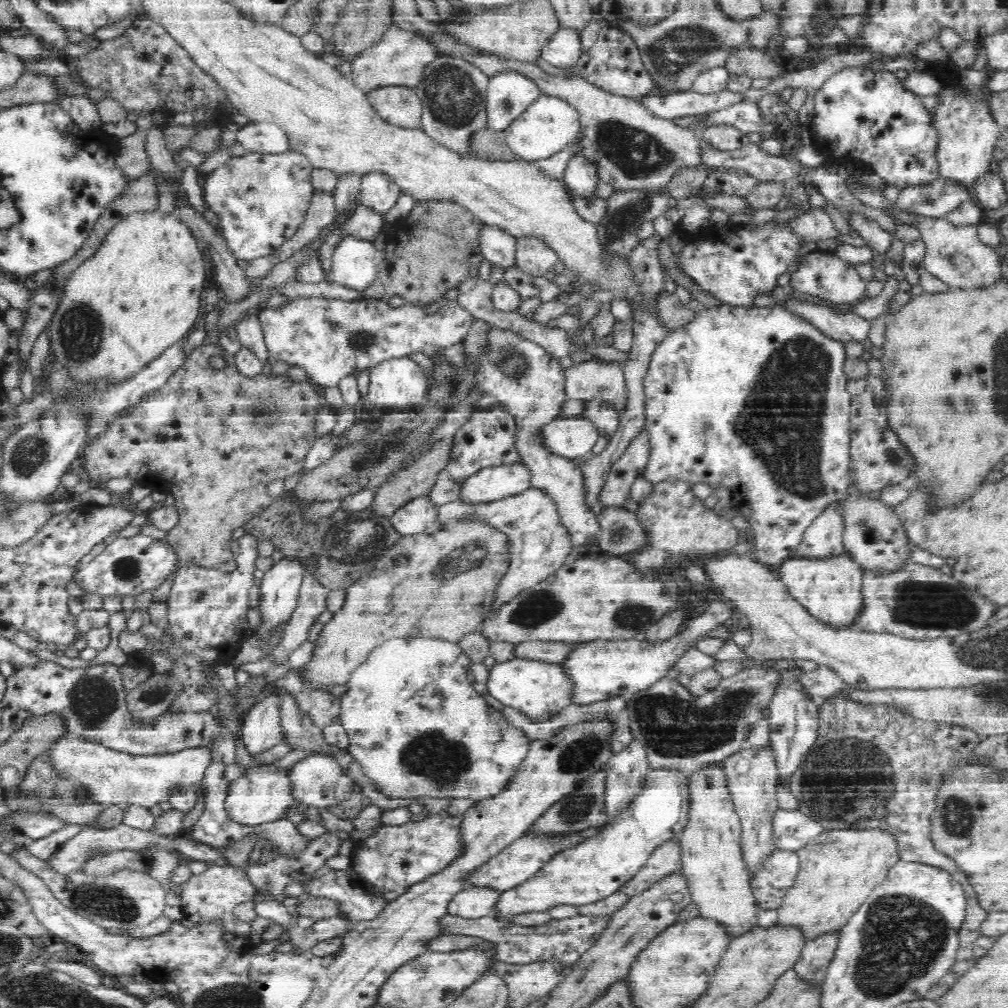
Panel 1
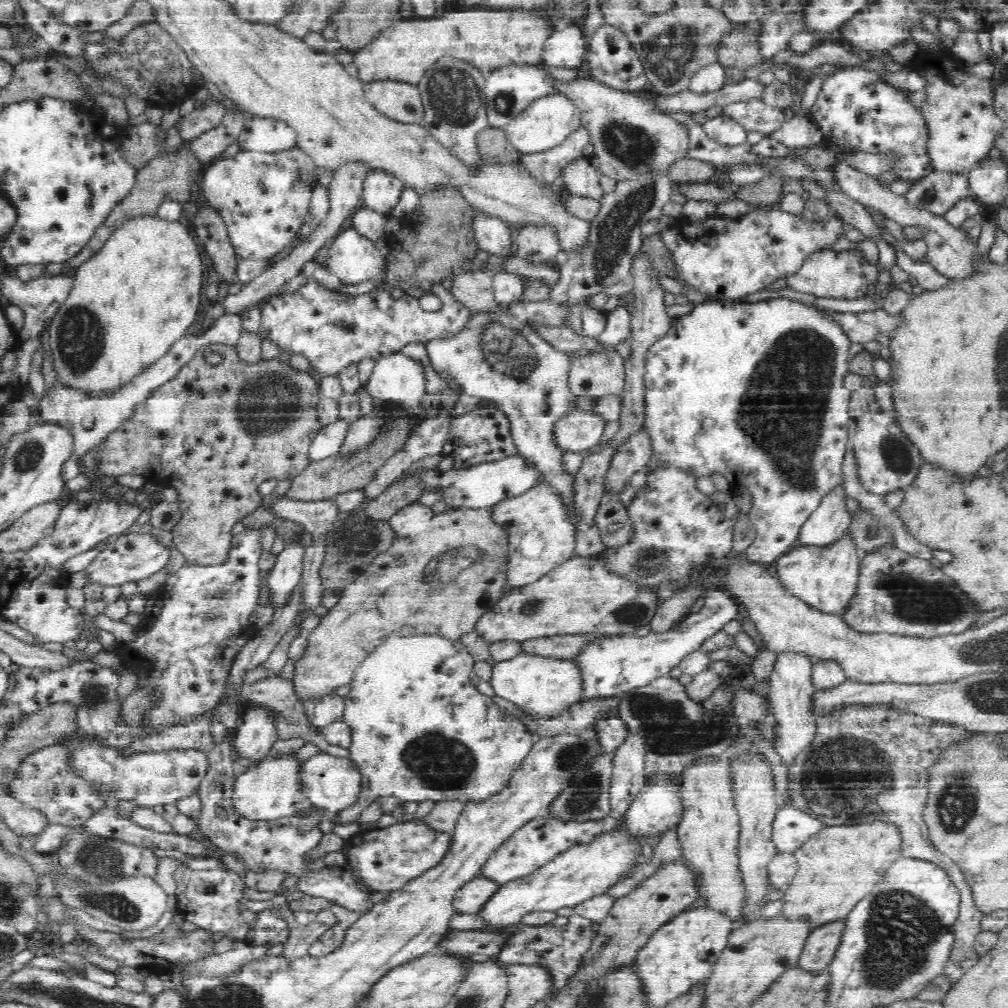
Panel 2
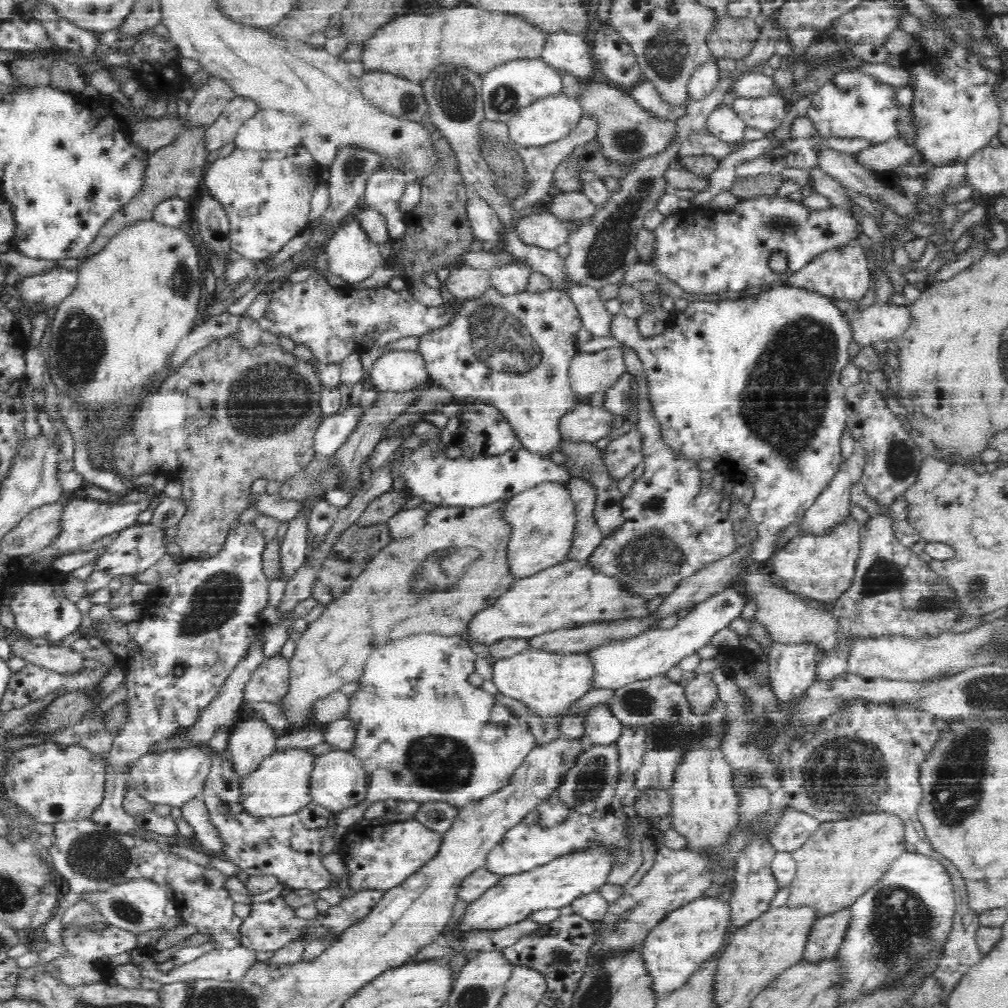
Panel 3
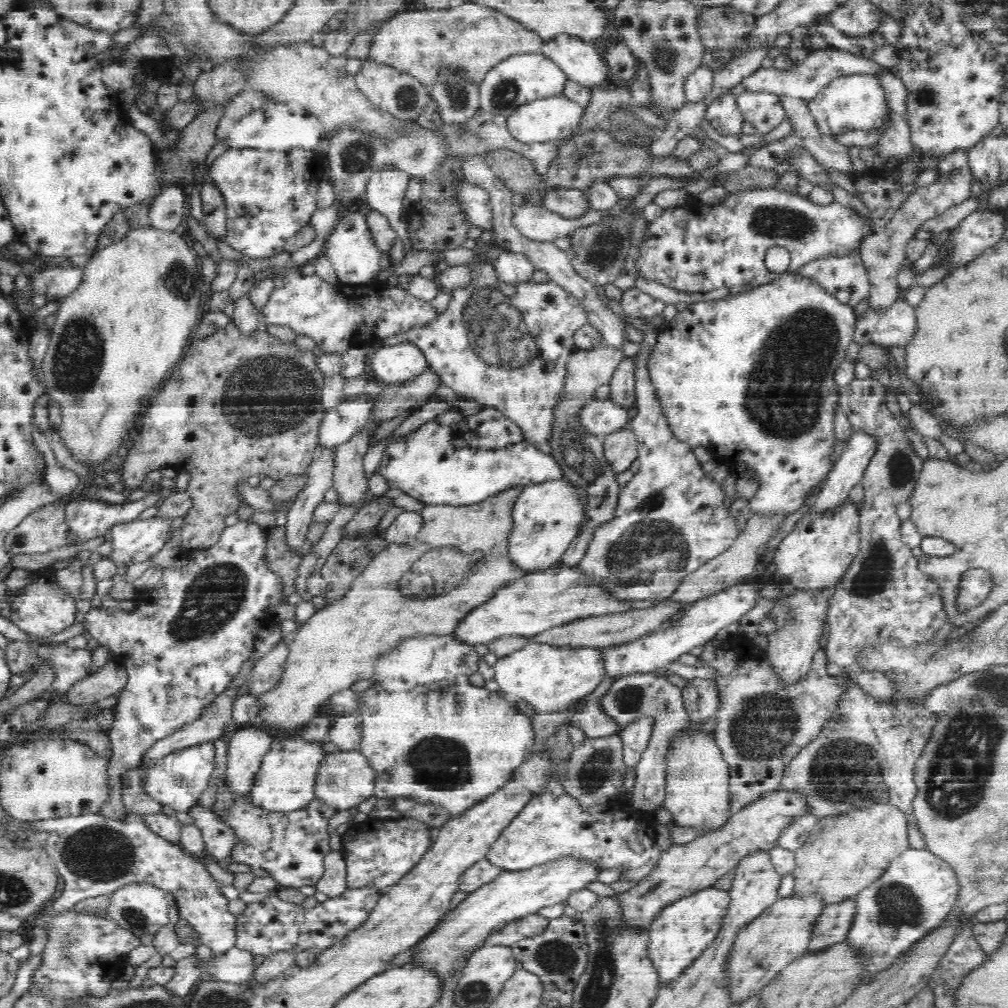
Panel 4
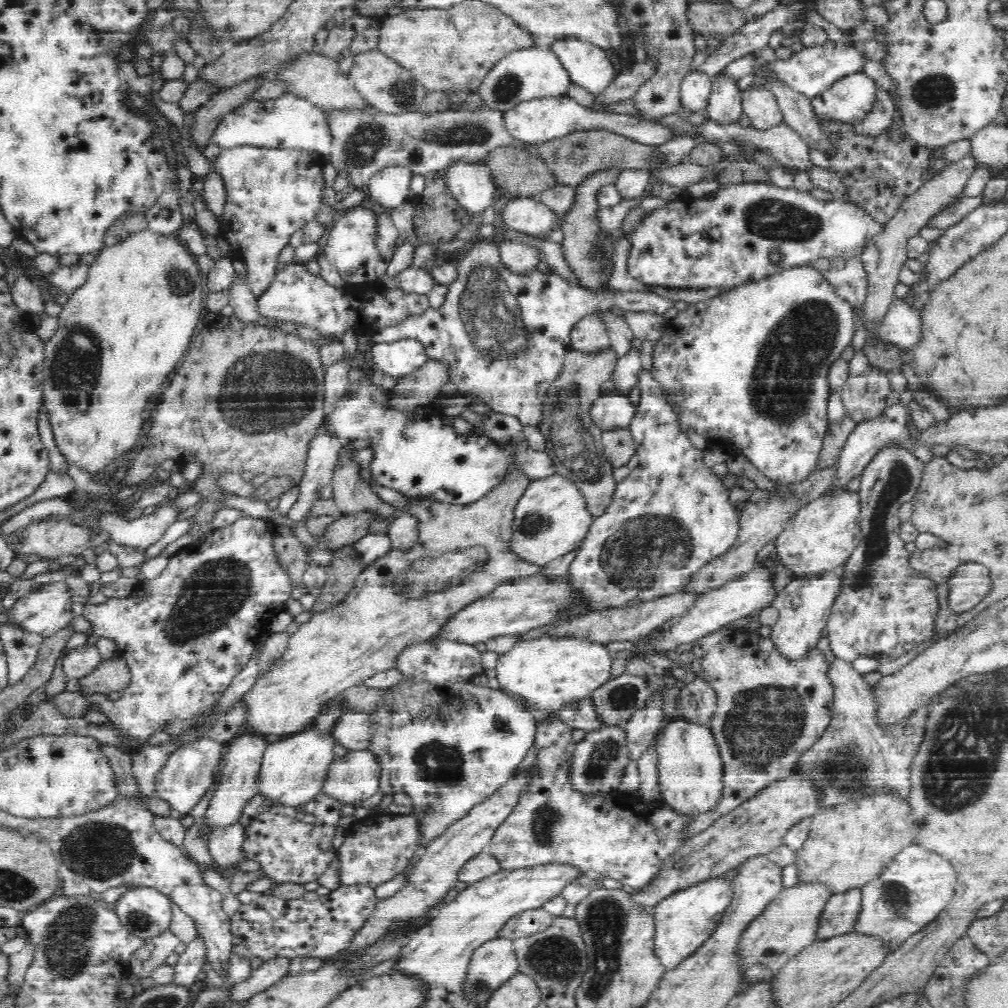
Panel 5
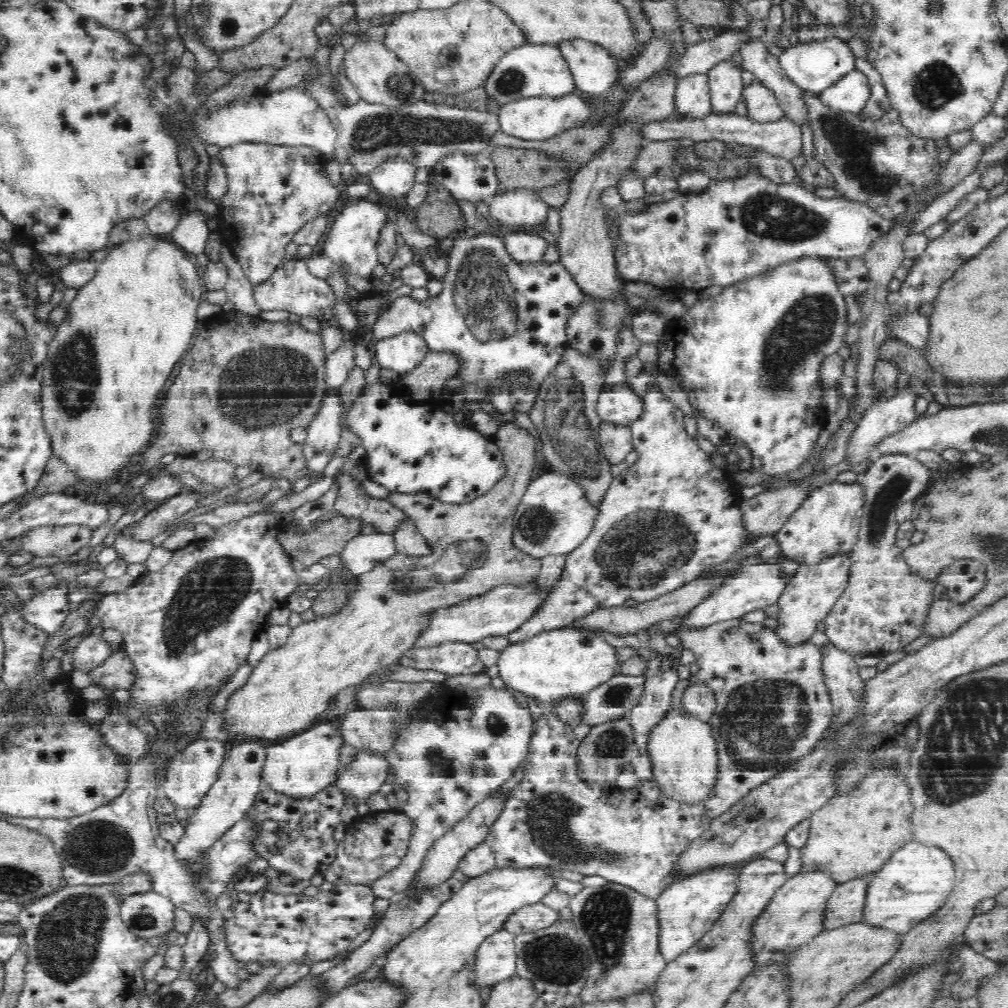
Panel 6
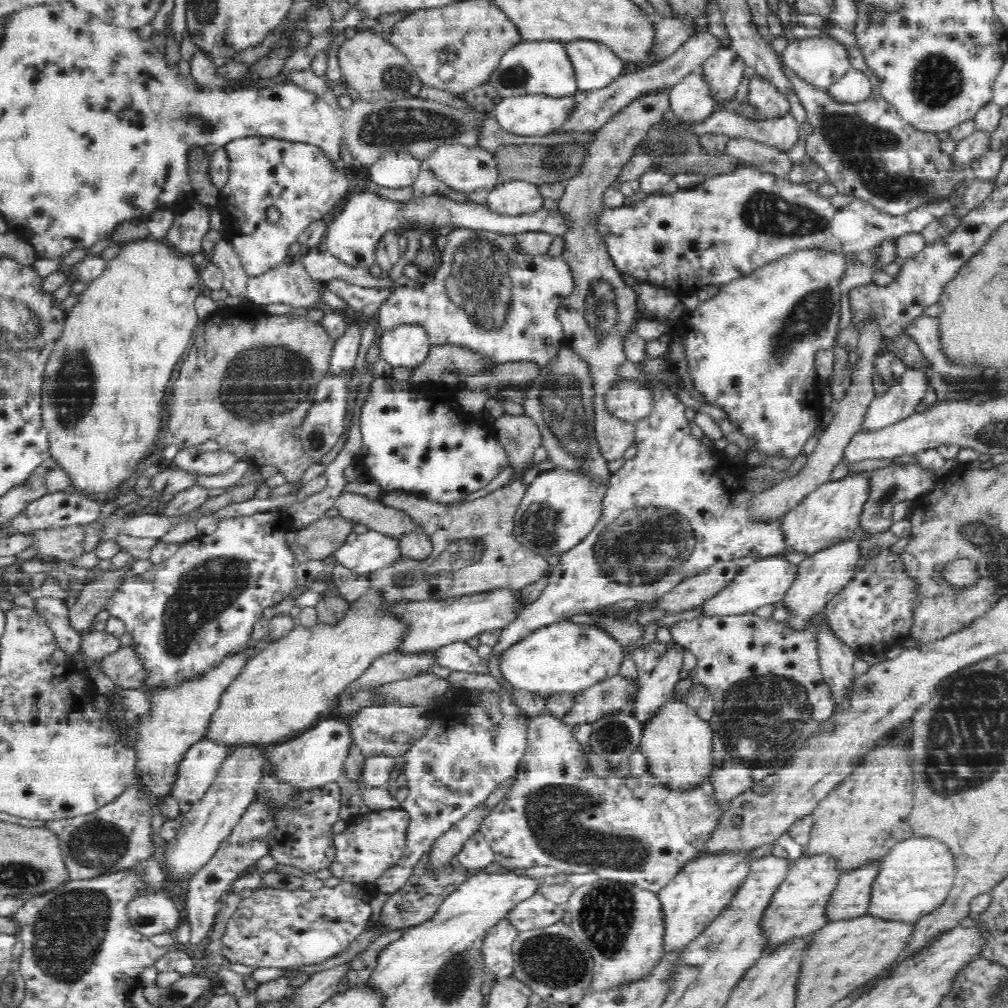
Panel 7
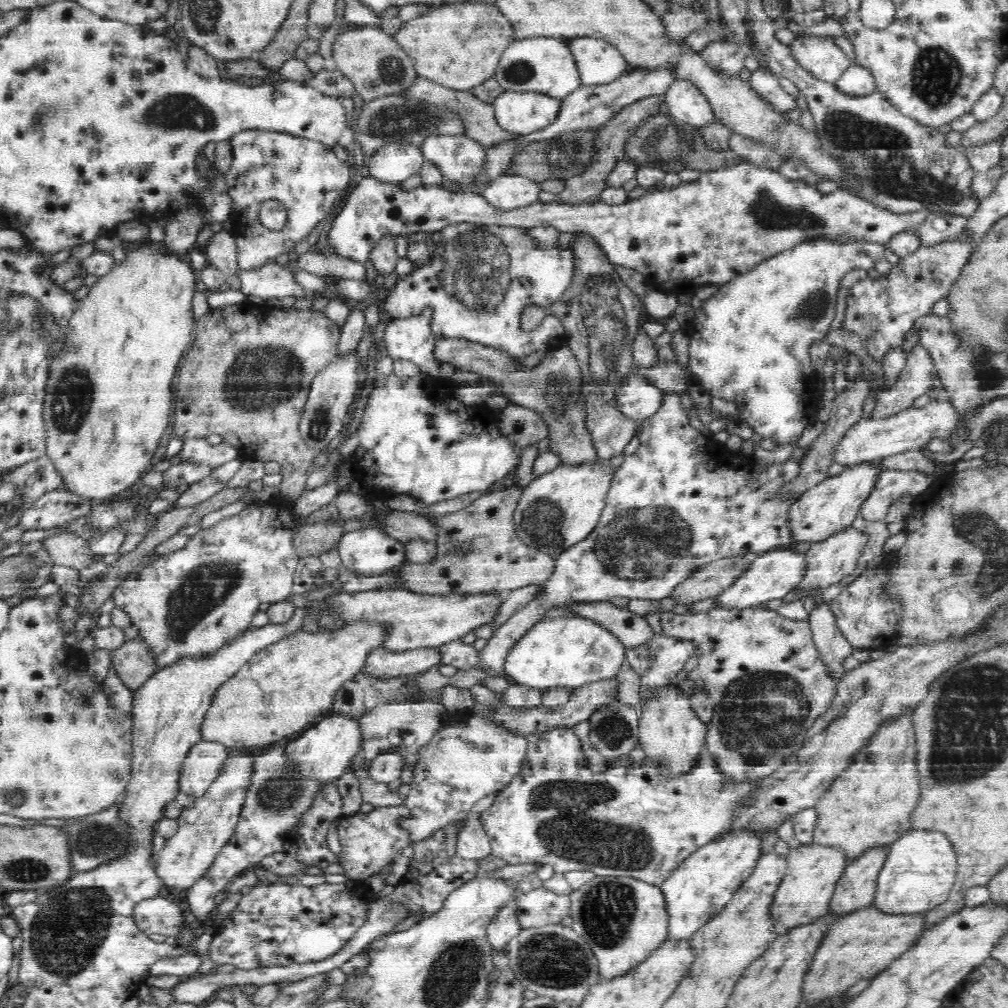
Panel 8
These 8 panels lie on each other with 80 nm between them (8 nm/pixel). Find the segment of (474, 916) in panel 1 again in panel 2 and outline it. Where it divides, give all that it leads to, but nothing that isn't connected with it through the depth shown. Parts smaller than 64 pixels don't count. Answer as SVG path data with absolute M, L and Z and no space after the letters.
M475 879L460 888L452 902L454 912L463 915L478 915L492 902L492 898L498 894L499 887L488 880Z

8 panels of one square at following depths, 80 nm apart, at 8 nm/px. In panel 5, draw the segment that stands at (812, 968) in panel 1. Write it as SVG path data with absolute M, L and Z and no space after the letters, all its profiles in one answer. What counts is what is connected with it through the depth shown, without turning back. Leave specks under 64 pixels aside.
M860 890L832 895L818 920L814 943L852 933L860 912Z

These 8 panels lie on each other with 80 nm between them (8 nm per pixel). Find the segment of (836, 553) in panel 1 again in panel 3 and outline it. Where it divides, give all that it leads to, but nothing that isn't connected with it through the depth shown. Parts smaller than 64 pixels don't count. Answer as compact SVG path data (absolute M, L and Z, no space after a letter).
M855 451L853 457L843 463L842 470L832 479L828 488L821 492L799 525L799 535L814 538L833 534L833 530L850 519L850 488L860 481L864 457Z

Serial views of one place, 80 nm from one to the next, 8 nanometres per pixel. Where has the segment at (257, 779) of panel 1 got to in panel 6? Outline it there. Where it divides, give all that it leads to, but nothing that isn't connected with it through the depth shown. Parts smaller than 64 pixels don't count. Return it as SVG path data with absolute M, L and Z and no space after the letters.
M319 722L313 727L297 733L288 740L266 748L266 757L262 770L262 787L275 795L297 800L312 799L332 786L336 773L339 772L339 751L343 739L338 735L338 728L326 722Z

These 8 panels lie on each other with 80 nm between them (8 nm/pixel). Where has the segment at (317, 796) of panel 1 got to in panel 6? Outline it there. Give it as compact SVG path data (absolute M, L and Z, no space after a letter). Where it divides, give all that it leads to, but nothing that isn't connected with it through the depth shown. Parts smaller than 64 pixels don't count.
M359 751L352 762L344 768L339 766L332 788L339 795L355 798L357 802L366 801L372 794L379 792L385 784L387 776L387 763L380 753L375 751Z

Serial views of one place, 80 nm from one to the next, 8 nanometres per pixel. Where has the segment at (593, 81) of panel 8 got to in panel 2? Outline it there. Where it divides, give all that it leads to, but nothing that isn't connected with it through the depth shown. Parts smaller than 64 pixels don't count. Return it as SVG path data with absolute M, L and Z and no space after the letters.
M574 24L558 26L544 44L542 62L580 70L586 46L582 27Z

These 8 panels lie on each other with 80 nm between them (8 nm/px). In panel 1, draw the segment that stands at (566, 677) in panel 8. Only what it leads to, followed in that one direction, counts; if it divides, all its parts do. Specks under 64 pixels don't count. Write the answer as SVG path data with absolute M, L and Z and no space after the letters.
M512 659L489 669L486 690L505 707L514 708L531 721L550 720L562 708L570 706L570 682L557 664Z

